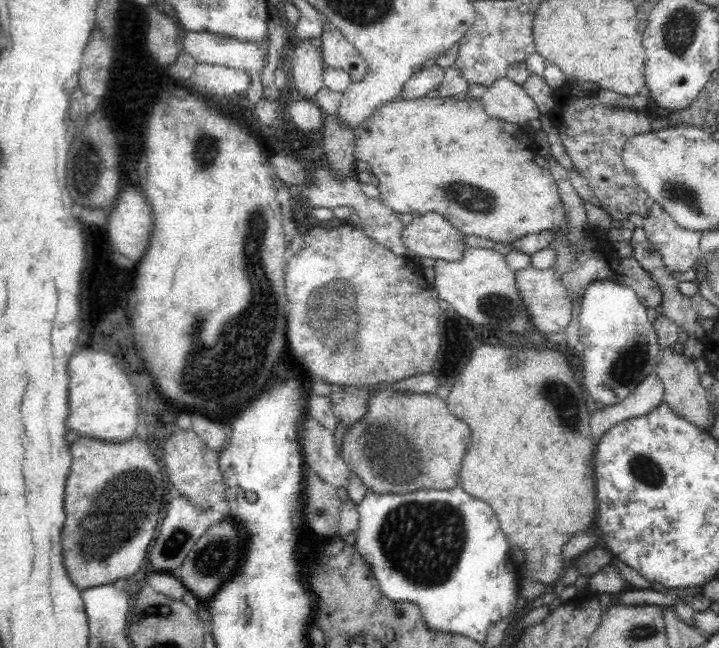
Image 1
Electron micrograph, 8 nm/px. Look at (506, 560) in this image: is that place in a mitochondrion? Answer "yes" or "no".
no

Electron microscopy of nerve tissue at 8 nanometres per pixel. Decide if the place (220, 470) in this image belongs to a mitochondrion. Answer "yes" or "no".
no

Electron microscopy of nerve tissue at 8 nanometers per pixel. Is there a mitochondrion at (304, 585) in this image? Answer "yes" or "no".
no

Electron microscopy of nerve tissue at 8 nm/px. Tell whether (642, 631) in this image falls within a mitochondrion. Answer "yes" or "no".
yes

